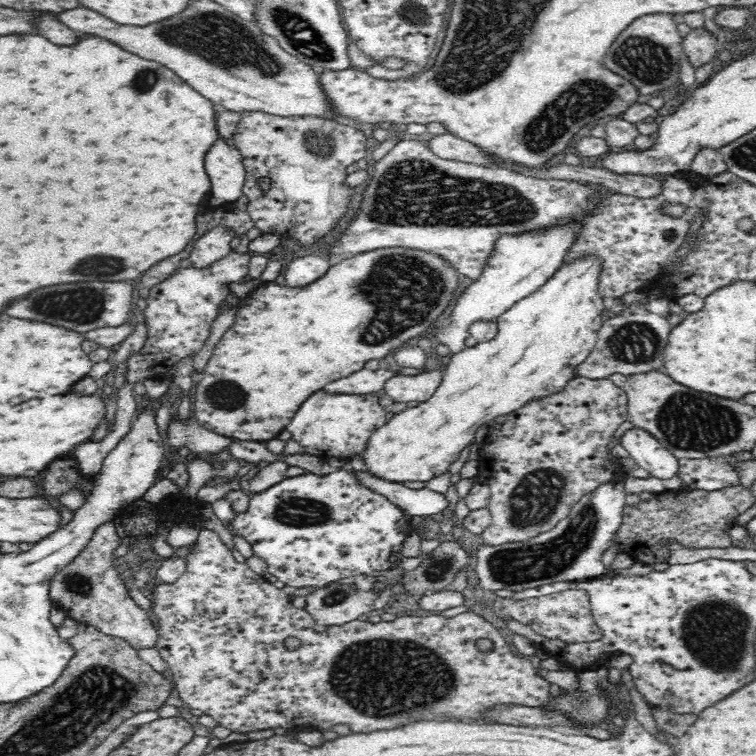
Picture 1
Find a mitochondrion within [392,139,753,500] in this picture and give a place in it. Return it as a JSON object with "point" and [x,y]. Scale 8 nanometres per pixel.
{"point":[688,422]}

